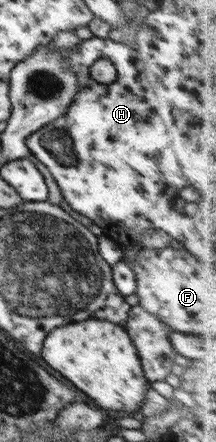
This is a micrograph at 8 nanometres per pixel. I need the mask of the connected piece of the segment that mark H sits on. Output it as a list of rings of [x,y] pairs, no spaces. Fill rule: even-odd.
[[[92,37],[80,40],[75,48],[64,48],[61,53],[77,75],[78,91],[64,115],[29,135],[25,143],[50,169],[66,203],[101,227],[104,235],[123,248],[124,259],[127,257],[125,261],[132,265],[142,250],[139,237],[150,229],[150,221],[138,217],[134,201],[140,201],[146,193],[156,193],[170,203],[172,193],[179,193],[174,191],[172,183],[166,183],[166,173],[158,167],[161,151],[166,149],[165,137],[172,139],[176,135],[174,139],[180,146],[188,145],[190,141],[190,154],[196,154],[198,135],[196,131],[190,131],[190,137],[186,137],[178,131],[178,127],[174,127],[170,103],[142,103],[142,99],[128,89],[132,77],[142,77],[140,67],[144,65],[136,49],[130,45],[110,38]],[[102,58],[113,62],[117,69],[116,81],[105,84],[90,77],[90,67]],[[58,159],[62,159],[62,163]],[[74,159],[78,159],[78,163],[74,163]],[[66,163],[74,163],[74,167],[66,167]]]

